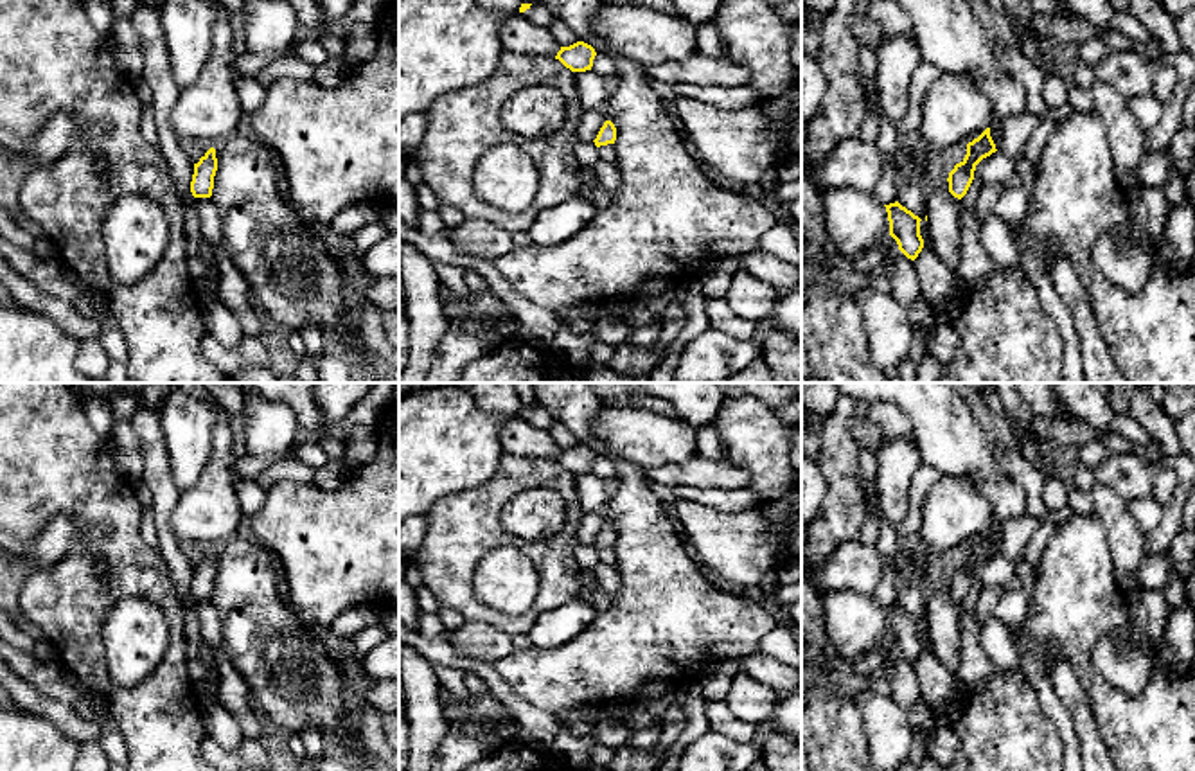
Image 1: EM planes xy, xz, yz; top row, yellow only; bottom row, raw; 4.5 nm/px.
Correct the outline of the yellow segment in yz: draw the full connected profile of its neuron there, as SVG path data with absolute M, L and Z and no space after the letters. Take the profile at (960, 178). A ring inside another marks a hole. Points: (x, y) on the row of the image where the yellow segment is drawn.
M987 128L978 138L967 144L965 158L949 173L949 192L961 199L974 180L976 165L996 151L990 128Z

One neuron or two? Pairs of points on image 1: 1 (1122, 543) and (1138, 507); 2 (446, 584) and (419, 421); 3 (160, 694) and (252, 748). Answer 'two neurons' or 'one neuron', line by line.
1: two neurons
2: two neurons
3: two neurons

